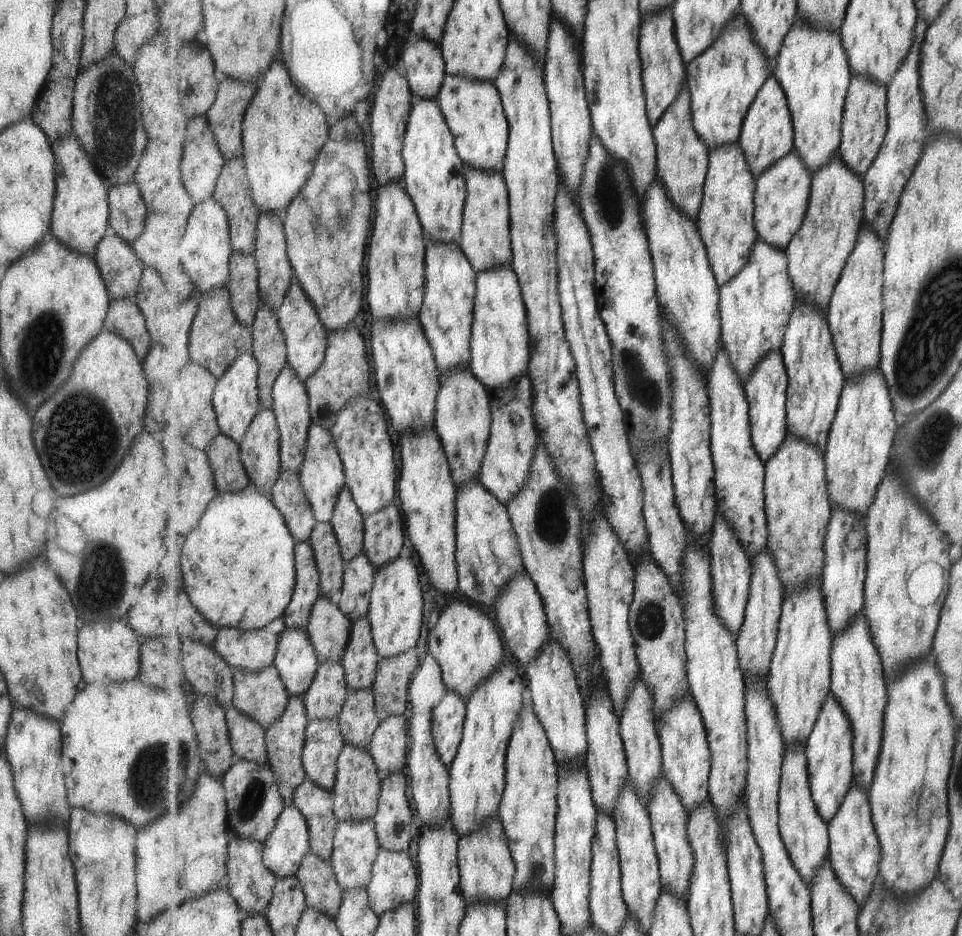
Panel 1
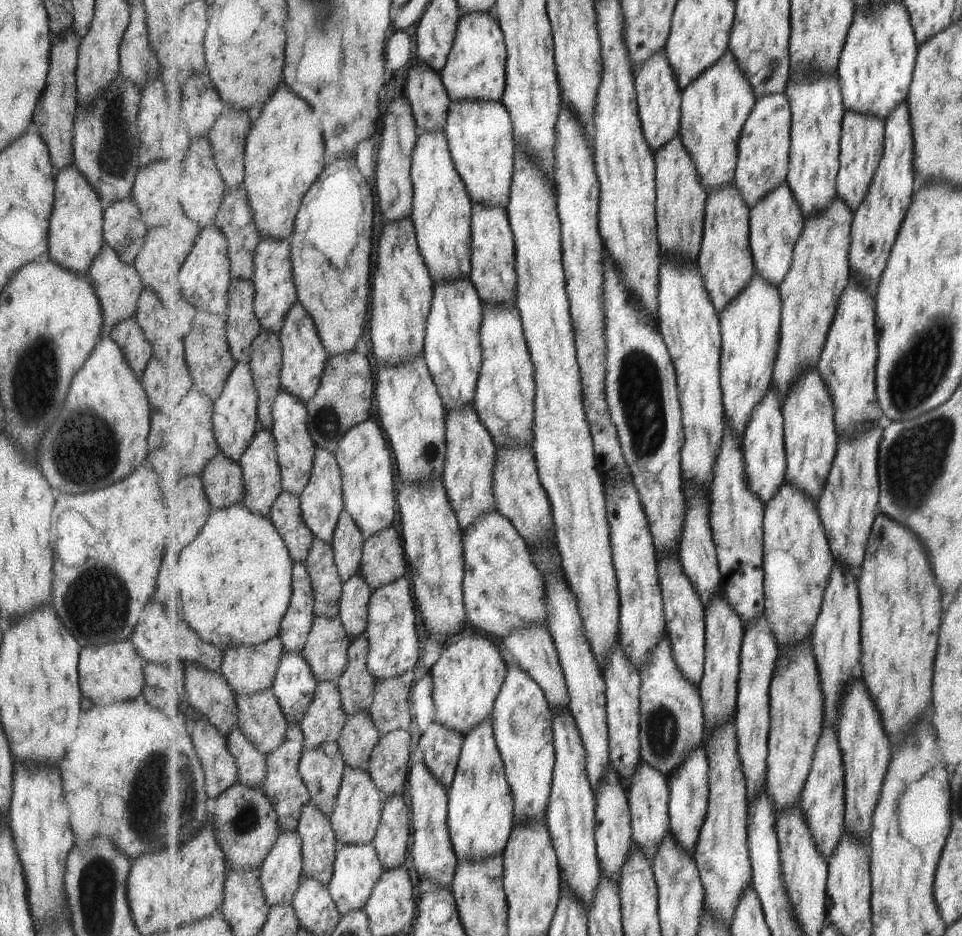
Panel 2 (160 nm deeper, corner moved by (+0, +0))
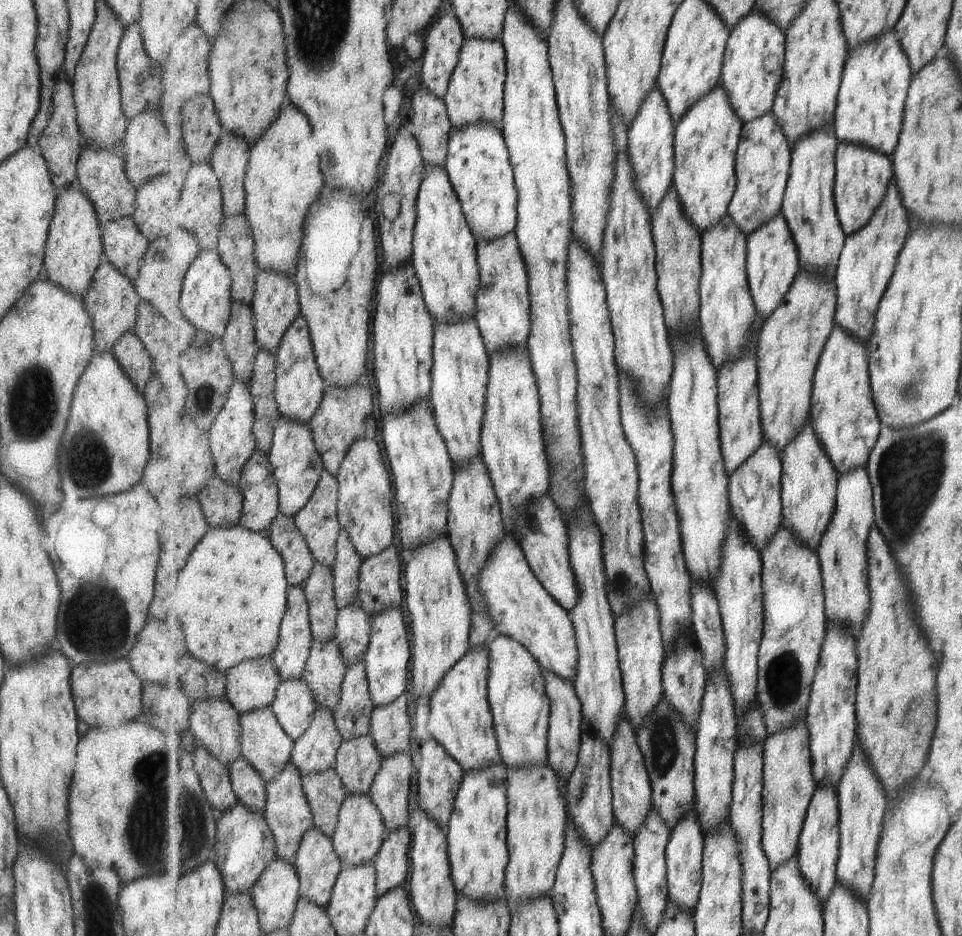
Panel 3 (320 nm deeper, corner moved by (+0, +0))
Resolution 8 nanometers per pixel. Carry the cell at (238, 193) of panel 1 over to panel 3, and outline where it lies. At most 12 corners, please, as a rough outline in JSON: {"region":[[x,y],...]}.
{"region":[[246,214],[224,217],[217,249],[233,300],[251,307],[259,268]]}

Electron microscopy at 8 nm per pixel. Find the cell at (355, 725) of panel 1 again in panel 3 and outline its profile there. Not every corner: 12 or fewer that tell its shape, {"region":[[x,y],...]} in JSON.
{"region":[[371,734],[344,740],[346,794],[369,794],[384,759]]}

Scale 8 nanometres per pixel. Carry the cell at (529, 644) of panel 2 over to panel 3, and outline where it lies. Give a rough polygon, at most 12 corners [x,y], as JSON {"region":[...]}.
{"region":[[543,671],[552,711],[549,765],[574,776],[584,716],[573,683]]}

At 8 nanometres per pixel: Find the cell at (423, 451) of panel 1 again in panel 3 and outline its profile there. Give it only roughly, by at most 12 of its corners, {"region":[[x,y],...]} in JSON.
{"region":[[445,534],[411,551],[413,709],[470,652],[472,608]]}

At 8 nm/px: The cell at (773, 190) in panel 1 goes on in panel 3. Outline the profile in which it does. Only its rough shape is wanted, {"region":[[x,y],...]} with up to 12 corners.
{"region":[[782,212],[747,236],[748,281],[766,321],[801,271]]}

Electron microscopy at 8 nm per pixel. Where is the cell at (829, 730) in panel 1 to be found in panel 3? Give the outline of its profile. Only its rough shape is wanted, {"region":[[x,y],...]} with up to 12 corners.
{"region":[[817,786],[798,863],[824,908],[838,886],[837,790]]}

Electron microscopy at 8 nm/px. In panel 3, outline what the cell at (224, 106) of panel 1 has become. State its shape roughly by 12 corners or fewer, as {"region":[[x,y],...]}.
{"region":[[225,134],[211,165],[227,217],[246,212],[249,143]]}

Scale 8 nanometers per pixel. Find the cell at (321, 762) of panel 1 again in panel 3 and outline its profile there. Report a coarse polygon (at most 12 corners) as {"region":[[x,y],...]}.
{"region":[[333,769],[302,778],[314,826],[333,838],[346,787]]}

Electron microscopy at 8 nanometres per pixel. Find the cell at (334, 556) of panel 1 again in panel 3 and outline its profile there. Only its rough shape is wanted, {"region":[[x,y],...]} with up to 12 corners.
{"region":[[314,563],[303,584],[312,638],[338,636],[340,610],[331,567]]}

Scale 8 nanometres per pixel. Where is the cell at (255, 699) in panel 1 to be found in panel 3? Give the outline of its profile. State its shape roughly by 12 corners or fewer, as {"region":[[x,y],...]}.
{"region":[[272,706],[241,715],[242,756],[266,783],[291,763],[296,740]]}

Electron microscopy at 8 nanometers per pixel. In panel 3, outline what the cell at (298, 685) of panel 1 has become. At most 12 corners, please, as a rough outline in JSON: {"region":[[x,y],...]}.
{"region":[[304,678],[282,680],[272,706],[283,730],[299,740],[318,702]]}

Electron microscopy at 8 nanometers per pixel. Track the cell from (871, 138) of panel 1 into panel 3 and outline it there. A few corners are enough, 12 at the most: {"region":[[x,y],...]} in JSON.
{"region":[[839,143],[834,195],[847,235],[870,224],[892,157]]}

